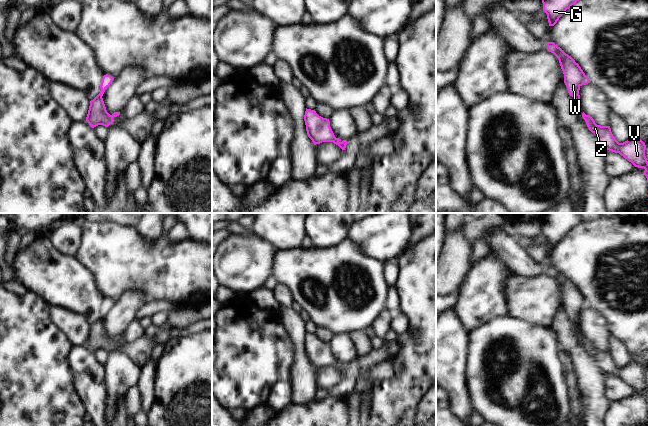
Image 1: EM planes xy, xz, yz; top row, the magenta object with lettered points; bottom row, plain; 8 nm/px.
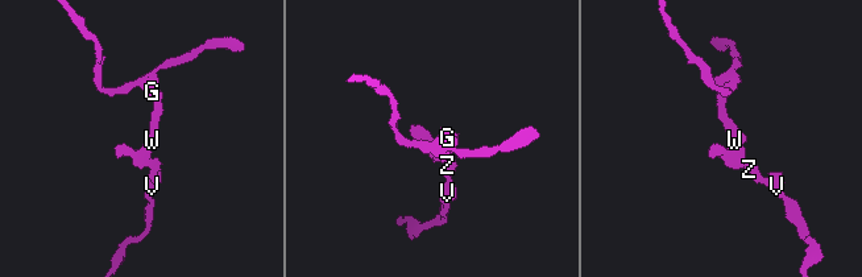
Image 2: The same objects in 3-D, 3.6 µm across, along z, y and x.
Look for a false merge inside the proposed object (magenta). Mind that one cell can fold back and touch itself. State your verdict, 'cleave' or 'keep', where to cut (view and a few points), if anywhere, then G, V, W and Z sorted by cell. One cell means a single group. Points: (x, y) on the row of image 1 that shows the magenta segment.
keep | no cut | G V W Z

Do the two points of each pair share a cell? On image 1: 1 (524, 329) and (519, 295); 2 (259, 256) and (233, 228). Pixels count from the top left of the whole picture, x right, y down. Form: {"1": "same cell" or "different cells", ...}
{"1": "different cells", "2": "different cells"}

